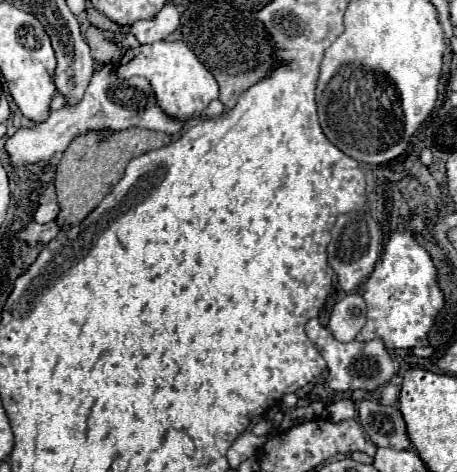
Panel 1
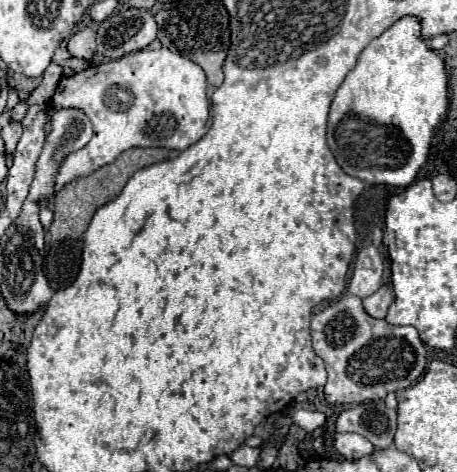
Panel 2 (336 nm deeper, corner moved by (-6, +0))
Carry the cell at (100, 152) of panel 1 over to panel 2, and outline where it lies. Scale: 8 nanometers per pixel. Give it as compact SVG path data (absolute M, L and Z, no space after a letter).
M134 147L134 149L124 151L114 163L100 167L92 175L80 177L68 185L64 185L64 189L54 197L54 221L48 227L45 236L46 268L43 268L43 271L54 291L68 287L74 281L74 277L78 275L80 255L82 255L82 239L80 237L84 235L94 211L102 205L106 205L110 199L118 197L122 187L128 183L128 179L136 171L140 171L142 167L146 167L150 163L168 159L168 155L170 155L170 149L162 149L162 147L156 147L156 149Z

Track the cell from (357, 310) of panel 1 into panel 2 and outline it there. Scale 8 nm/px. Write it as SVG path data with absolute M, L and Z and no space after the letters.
M382 285L374 295L362 299L364 311L374 319L384 319L390 303L392 303L392 291L388 285Z

